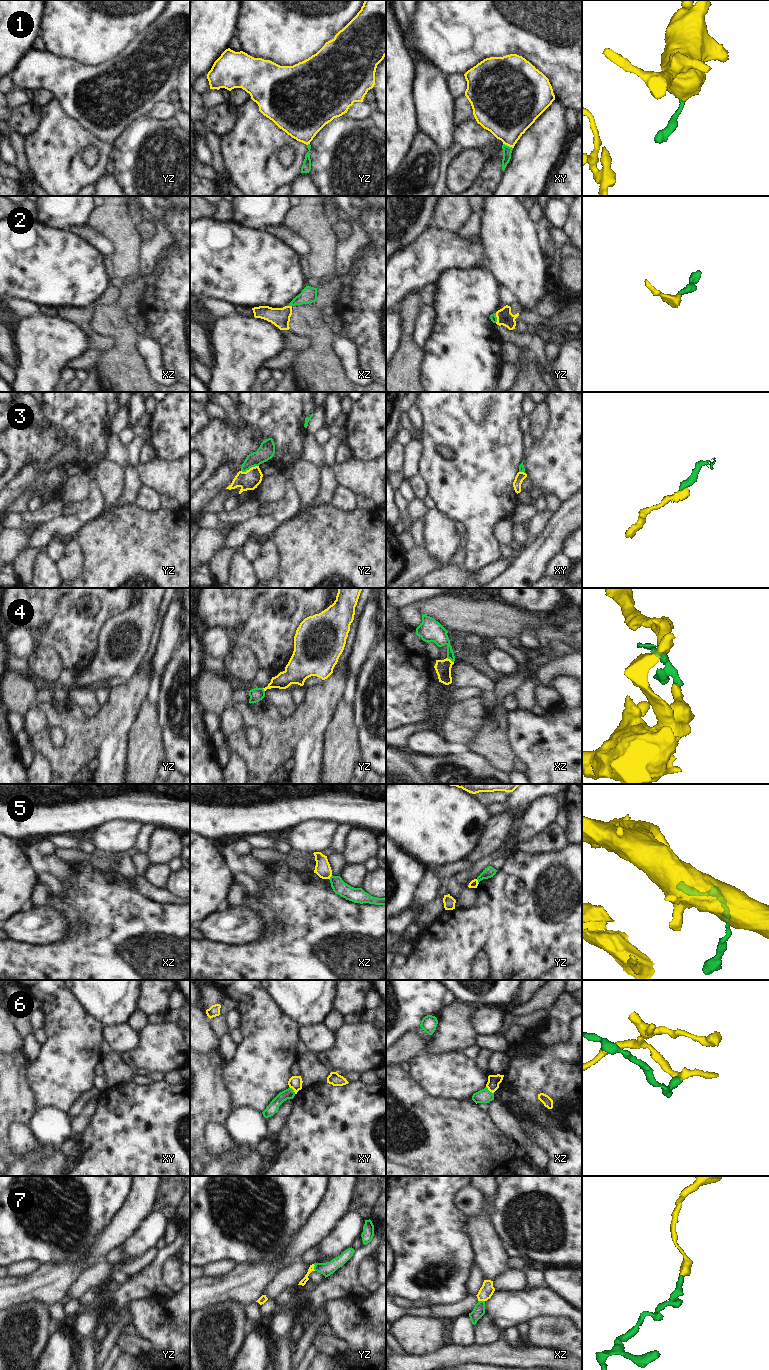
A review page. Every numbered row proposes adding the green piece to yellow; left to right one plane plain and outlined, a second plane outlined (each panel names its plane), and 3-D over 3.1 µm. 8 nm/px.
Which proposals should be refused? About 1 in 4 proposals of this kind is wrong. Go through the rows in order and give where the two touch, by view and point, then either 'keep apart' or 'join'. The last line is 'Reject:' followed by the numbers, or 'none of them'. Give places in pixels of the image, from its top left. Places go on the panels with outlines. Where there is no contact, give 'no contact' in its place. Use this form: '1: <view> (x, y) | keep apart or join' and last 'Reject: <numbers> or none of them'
1: xy (508, 145) | join
2: xz (290, 306) | join
3: yz (250, 468) | join
4: xz (449, 659) | keep apart
5: xz (330, 876) | keep apart
6: xz (489, 1090) | keep apart
7: yz (313, 1267) | join
Reject: 4, 5, 6

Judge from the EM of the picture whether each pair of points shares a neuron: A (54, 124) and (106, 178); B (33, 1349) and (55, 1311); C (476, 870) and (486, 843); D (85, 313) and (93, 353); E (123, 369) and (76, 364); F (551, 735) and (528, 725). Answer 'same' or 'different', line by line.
A: different
B: different
C: different
D: different
E: different
F: same

